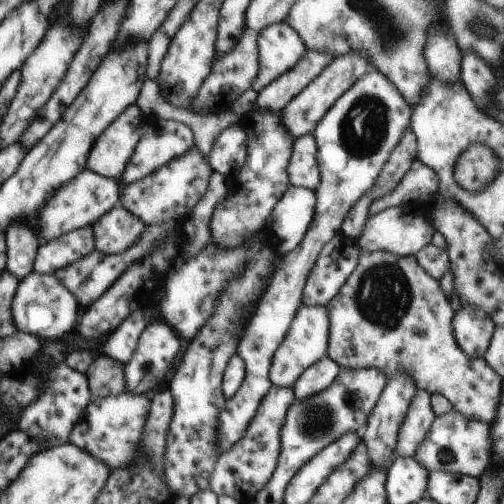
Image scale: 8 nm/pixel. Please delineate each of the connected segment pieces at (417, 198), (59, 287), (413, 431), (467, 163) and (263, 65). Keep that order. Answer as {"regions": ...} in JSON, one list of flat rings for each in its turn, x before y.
{"regions":[[[416,160,411,170,390,193,379,197,368,207,367,220,380,212,414,201,418,204,433,199,439,193,439,177,428,166]],[[35,271,19,280,11,305,16,329,44,342,60,341,64,334,74,331,79,310,80,305,74,294,71,294,54,275,39,274]],[[418,389,410,404,404,423,400,426,395,447,397,457,412,457,424,441,435,420,431,394]],[[471,145,457,161,455,182,468,191,481,191,495,178,499,159,484,146]],[[286,21,268,26,257,39,259,74,251,89,257,94,302,59,307,48]]]}

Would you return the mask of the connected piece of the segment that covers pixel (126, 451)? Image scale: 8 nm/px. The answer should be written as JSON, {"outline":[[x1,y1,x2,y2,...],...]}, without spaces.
{"outline":[[128,391,117,396,96,399,87,405,81,418,74,424,74,430,70,432,68,442,90,452,91,456,97,457,101,462,107,463,112,471,119,467,127,467,131,463,137,463,141,459,139,441,149,414,150,404,149,396,134,395]]}

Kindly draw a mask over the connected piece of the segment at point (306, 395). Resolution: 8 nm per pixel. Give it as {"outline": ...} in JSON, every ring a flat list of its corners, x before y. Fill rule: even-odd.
{"outline":[[325,355,298,378,293,387,295,400,306,401,325,392,334,383,338,372,339,365]]}

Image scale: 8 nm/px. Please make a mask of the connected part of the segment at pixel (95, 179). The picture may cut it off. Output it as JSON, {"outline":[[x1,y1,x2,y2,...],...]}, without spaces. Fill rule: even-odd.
{"outline":[[89,169,80,172,66,186,62,186,62,190,58,190,40,212,37,224,40,226,40,234,44,236,44,241,52,241,65,233,94,225,120,204,122,188,121,182,116,179,98,175]]}

